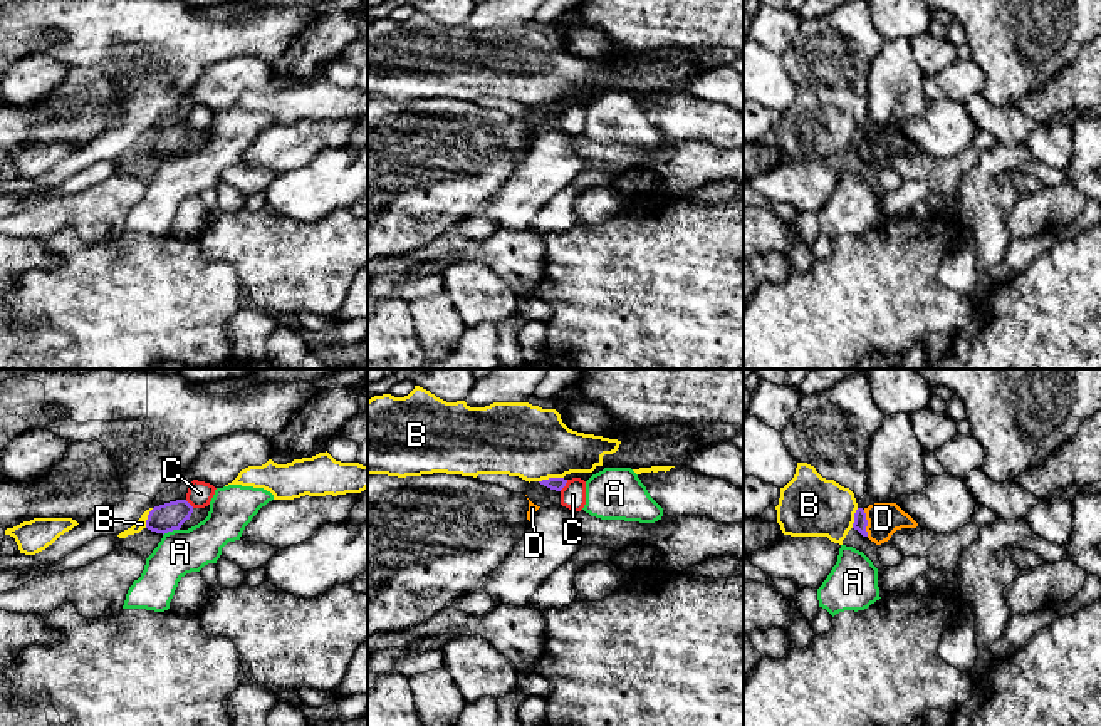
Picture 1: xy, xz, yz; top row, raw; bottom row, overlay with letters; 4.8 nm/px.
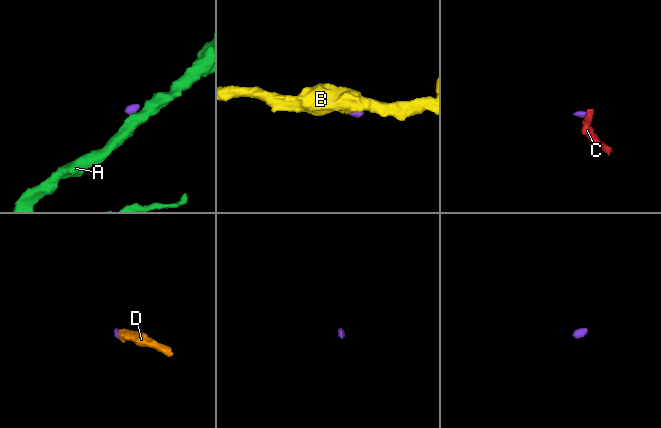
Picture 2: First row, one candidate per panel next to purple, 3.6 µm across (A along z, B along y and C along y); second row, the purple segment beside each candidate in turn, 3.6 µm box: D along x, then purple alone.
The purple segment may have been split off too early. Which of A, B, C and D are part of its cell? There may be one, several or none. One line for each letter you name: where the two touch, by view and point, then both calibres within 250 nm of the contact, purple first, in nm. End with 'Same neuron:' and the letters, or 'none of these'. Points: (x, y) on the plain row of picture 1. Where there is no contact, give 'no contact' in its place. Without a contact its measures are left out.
D: contact yz (866, 148); calibres 70 and 160 nm
Same neuron: D

